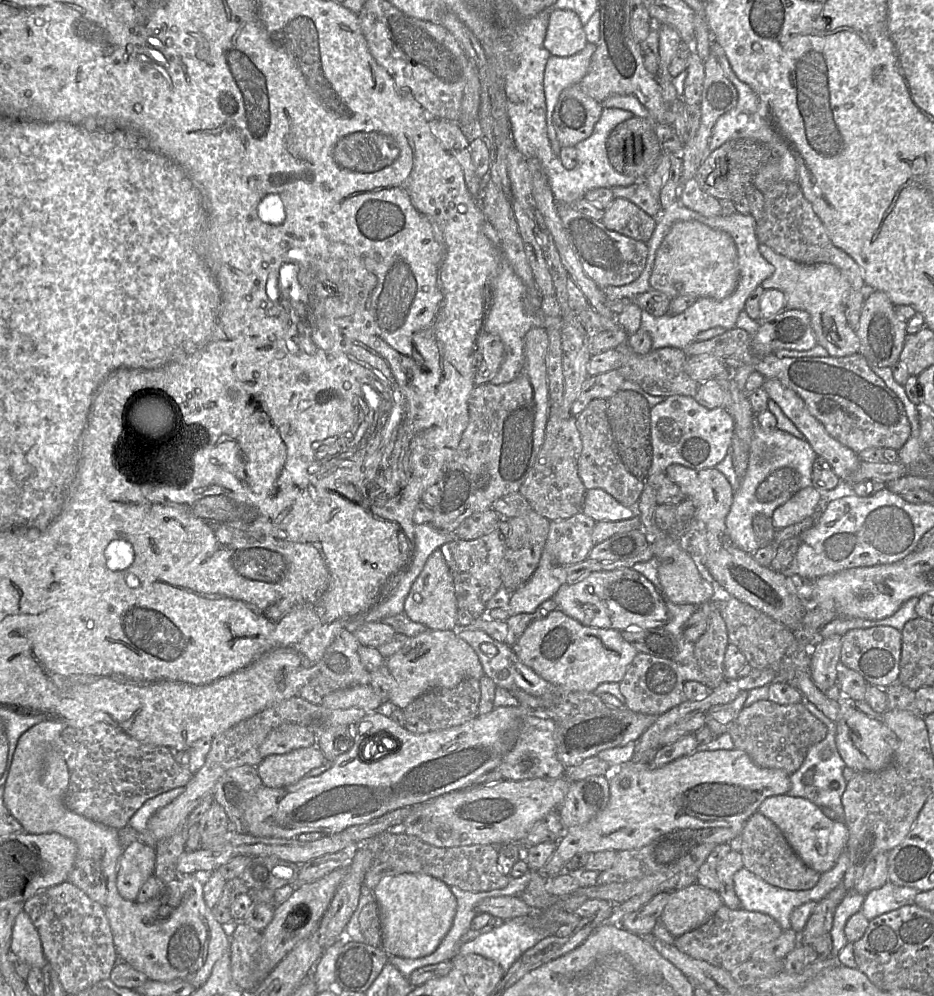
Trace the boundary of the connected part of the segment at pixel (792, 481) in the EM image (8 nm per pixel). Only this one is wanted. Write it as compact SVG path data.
M789 467L775 470L756 489L756 496L763 502L772 501L785 492L799 490L800 475Z

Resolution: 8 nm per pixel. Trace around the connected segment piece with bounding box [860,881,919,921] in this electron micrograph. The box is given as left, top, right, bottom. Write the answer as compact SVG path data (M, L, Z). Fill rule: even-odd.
M887 881L881 888L870 891L864 896L860 912L870 921L882 914L912 905L917 891Z

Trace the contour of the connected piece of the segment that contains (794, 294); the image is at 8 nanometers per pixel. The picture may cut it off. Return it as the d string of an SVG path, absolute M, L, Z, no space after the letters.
M759 244L759 252L762 257L773 266L772 275L761 283L764 290L778 289L786 296L786 308L798 309L807 312L810 316L811 326L815 333L817 343L824 347L830 356L844 357L860 352L860 341L855 330L848 324L846 318L846 306L850 285L841 271L833 264L802 264L776 253L770 247Z

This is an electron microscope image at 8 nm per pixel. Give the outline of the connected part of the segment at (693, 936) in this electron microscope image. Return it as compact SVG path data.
M724 904L705 924L675 938L673 945L692 958L729 972L750 960L756 949L777 939L782 932L779 923L767 914L743 908L733 910Z

